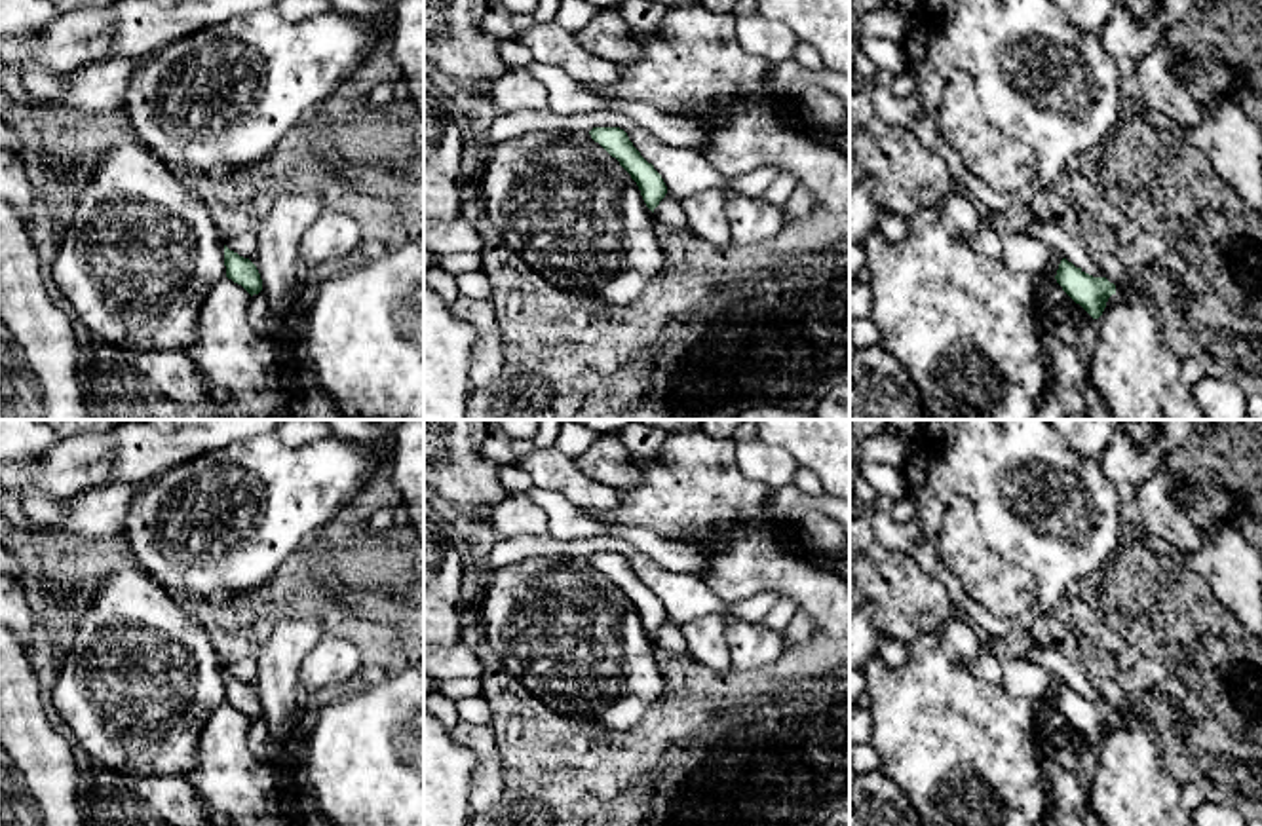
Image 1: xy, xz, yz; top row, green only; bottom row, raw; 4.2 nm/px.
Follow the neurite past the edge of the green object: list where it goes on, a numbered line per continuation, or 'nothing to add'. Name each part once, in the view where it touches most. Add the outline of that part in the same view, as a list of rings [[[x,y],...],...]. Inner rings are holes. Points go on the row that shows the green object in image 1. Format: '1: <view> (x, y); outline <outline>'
nothing to add

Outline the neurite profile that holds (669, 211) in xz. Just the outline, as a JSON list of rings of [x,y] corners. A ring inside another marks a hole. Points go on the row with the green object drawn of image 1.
[[[665,194],[660,205],[654,209],[654,215],[669,228],[669,230],[684,230],[688,228],[686,213],[682,201],[673,194]]]

